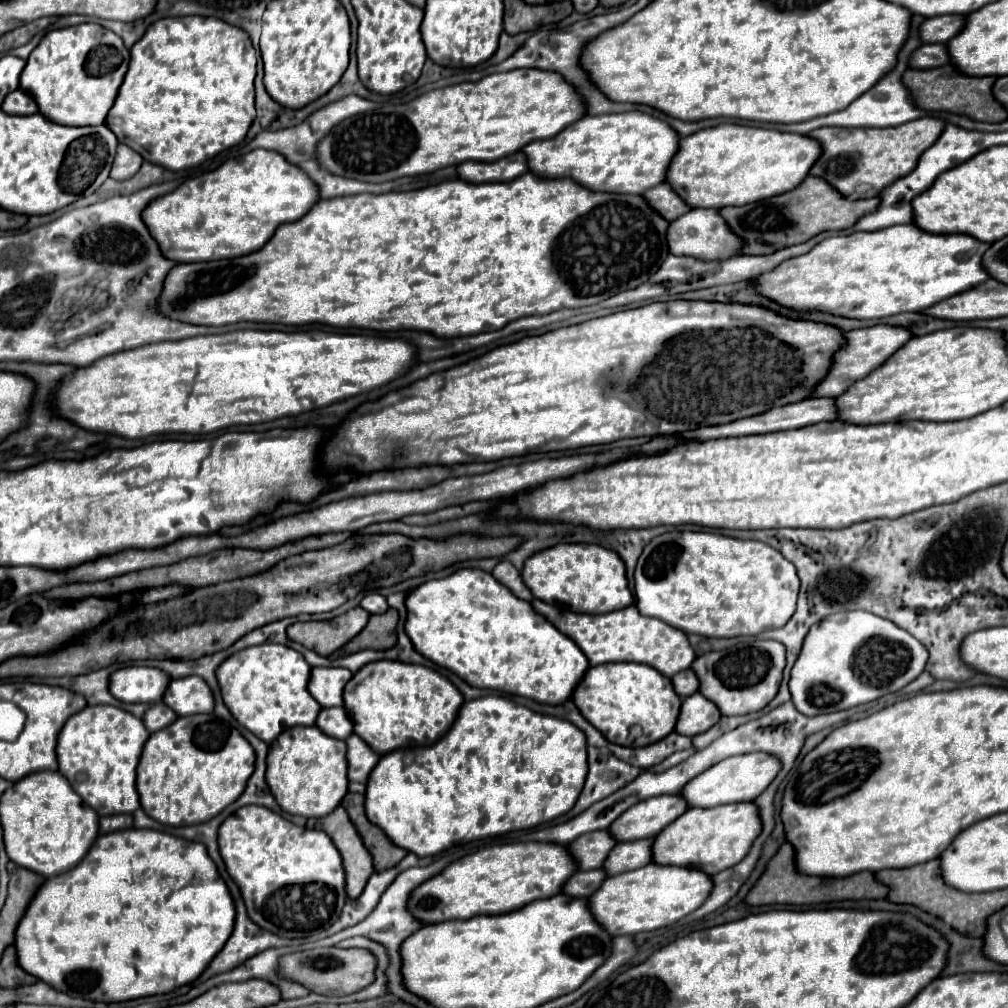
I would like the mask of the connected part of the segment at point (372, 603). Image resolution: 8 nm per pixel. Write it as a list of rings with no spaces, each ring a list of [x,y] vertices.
[[[367,594],[363,600],[361,600],[361,608],[369,610],[371,614],[383,614],[387,612],[387,598],[381,596],[381,594]]]

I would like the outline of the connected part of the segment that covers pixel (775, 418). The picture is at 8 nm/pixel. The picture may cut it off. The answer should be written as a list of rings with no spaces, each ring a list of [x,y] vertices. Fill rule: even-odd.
[[[811,398],[811,400],[801,400],[789,406],[779,406],[779,408],[769,408],[761,414],[741,418],[737,422],[721,424],[721,426],[707,426],[707,428],[697,428],[685,434],[677,434],[683,440],[711,440],[711,438],[727,438],[727,436],[747,436],[747,434],[769,434],[769,432],[779,432],[779,430],[789,430],[789,428],[803,428],[809,424],[817,424],[821,420],[835,420],[837,418],[837,408],[833,398]]]

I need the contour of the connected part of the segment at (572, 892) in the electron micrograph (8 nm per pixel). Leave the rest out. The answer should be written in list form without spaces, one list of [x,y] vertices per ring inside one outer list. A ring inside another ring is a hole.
[[[587,870],[587,872],[575,872],[561,888],[561,894],[571,898],[589,898],[605,880],[603,870]]]

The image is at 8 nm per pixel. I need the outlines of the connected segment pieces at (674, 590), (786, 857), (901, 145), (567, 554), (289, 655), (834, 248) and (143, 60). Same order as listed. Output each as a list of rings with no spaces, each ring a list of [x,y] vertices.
[[[667,532],[653,538],[635,568],[637,610],[687,634],[755,636],[781,628],[795,612],[799,576],[775,548],[713,532]]]
[[[789,842],[781,844],[777,854],[767,862],[761,878],[749,890],[745,902],[749,906],[771,906],[771,904],[795,904],[795,906],[811,906],[821,902],[839,902],[839,900],[879,900],[885,898],[889,892],[887,886],[879,884],[873,872],[859,872],[845,878],[817,878],[817,876],[803,876],[795,870],[793,862],[793,846]]]
[[[933,116],[913,120],[905,126],[885,128],[885,130],[841,130],[841,128],[817,128],[809,132],[809,138],[823,146],[821,156],[809,170],[809,176],[821,178],[831,184],[843,198],[873,198],[885,186],[901,176],[907,176],[915,166],[919,156],[935,144],[935,138],[943,132],[945,122]]]
[[[555,544],[527,558],[521,574],[535,598],[571,612],[603,614],[633,604],[625,564],[617,554],[597,544]]]
[[[259,644],[225,658],[217,668],[217,682],[223,702],[235,720],[265,744],[271,744],[287,726],[315,724],[321,704],[307,690],[309,672],[311,666],[293,648],[283,644]]]
[[[913,224],[889,226],[875,232],[853,232],[849,236],[825,238],[807,254],[789,258],[777,268],[759,274],[751,280],[751,284],[757,294],[797,312],[817,310],[841,318],[871,320],[901,312],[917,312],[925,306],[933,306],[933,302],[941,302],[941,298],[949,298],[961,290],[969,290],[969,286],[977,286],[977,282],[985,280],[985,270],[981,270],[981,254],[985,254],[985,242],[977,242],[971,236],[927,234]]]
[[[203,16],[157,20],[131,48],[129,70],[111,108],[113,112],[107,114],[105,126],[121,144],[135,148],[153,164],[165,166],[169,170],[199,166],[207,158],[213,158],[221,150],[227,150],[245,138],[255,120],[255,74],[257,52],[245,30],[223,20]]]

